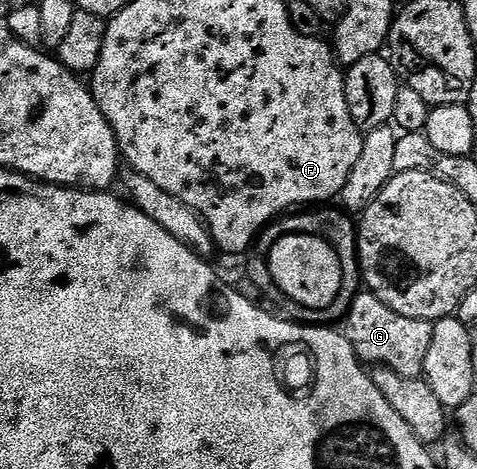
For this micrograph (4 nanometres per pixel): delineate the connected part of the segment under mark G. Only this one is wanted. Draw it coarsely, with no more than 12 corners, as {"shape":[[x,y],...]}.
{"shape":[[361,292],[343,333],[361,363],[424,375],[433,323]]}

